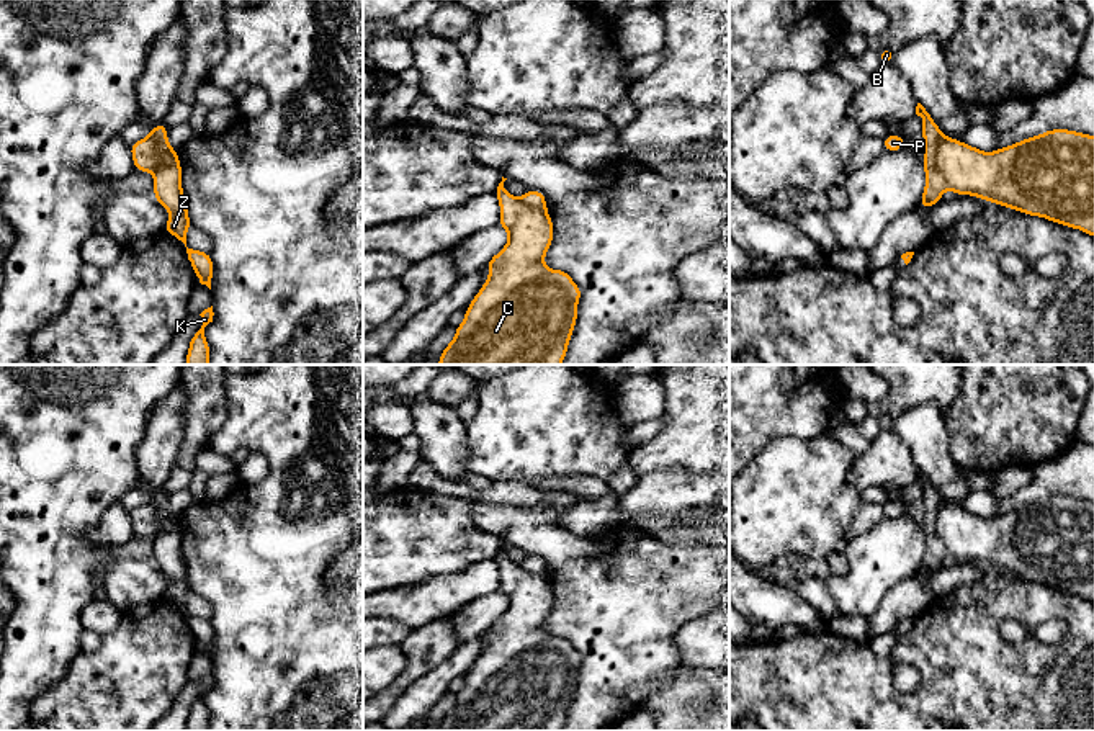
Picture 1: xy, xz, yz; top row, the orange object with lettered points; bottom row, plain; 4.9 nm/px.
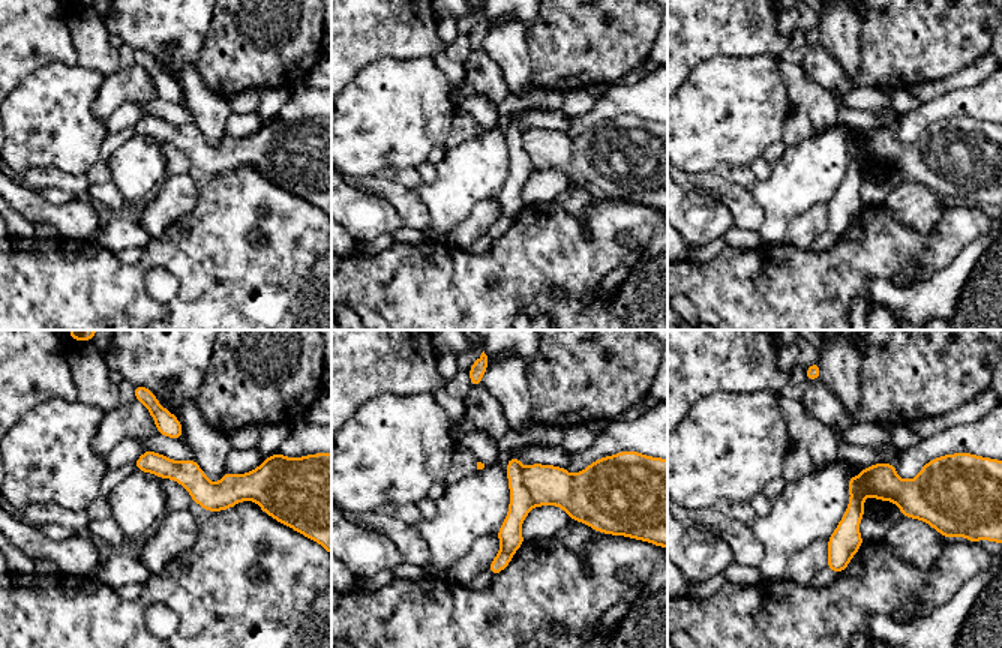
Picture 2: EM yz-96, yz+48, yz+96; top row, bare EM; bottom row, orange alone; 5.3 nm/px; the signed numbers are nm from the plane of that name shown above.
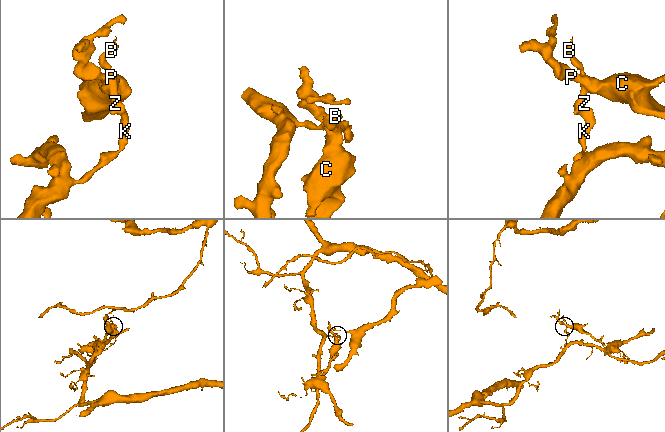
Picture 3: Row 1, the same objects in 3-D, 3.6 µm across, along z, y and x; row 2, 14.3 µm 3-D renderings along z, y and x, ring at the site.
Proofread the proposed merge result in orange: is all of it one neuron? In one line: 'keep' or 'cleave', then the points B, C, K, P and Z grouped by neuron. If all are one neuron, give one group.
cleave; groups B K Z / C P

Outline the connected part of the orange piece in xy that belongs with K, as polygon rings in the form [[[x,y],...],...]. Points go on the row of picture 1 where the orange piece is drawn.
[[[213,306],[204,309],[200,316],[201,327],[190,340],[186,365],[209,365],[209,343],[204,339],[204,329],[213,322]]]

